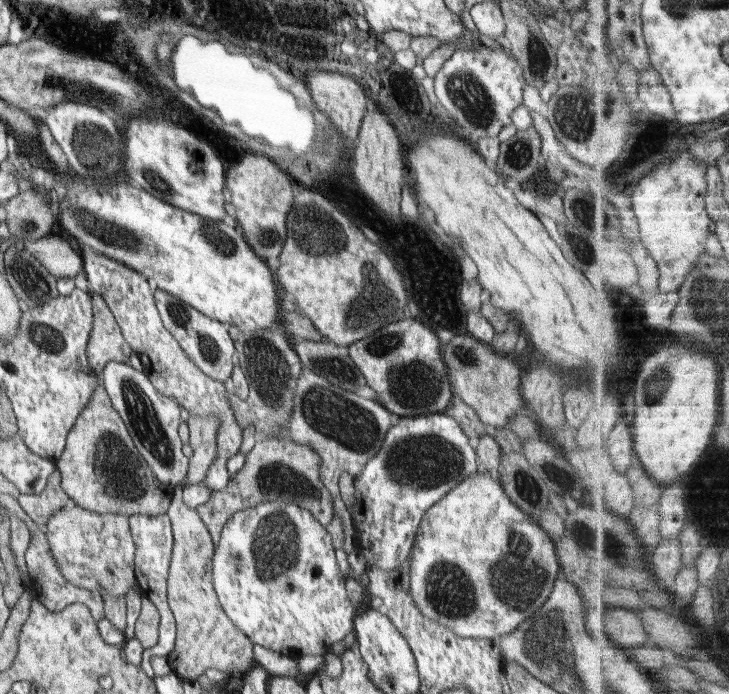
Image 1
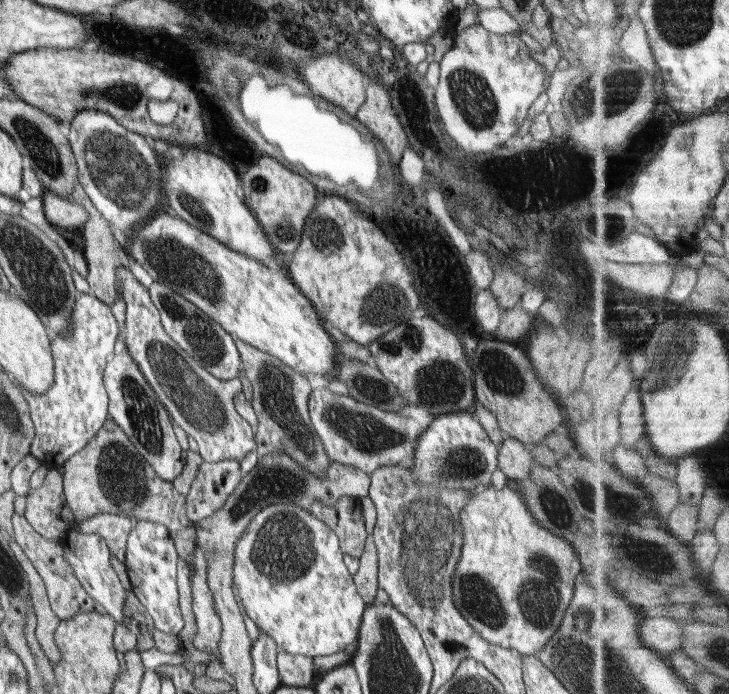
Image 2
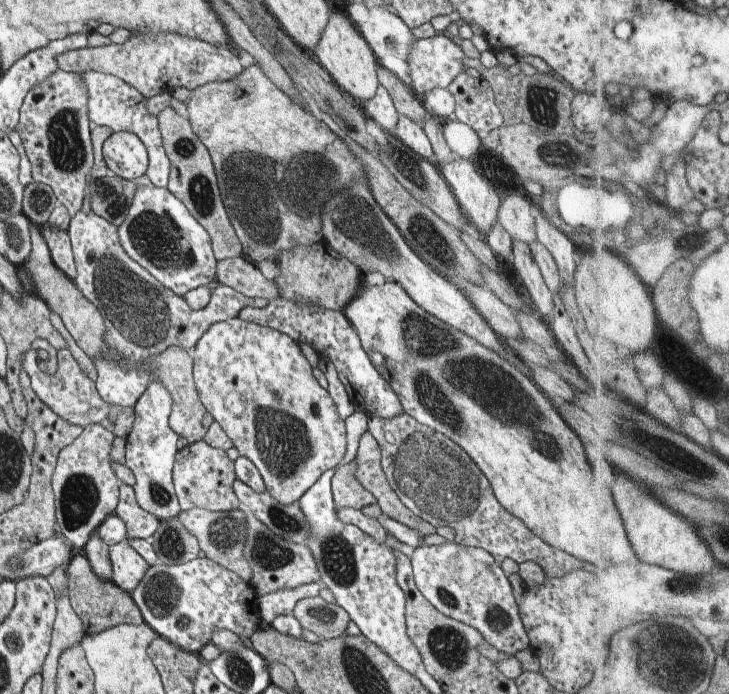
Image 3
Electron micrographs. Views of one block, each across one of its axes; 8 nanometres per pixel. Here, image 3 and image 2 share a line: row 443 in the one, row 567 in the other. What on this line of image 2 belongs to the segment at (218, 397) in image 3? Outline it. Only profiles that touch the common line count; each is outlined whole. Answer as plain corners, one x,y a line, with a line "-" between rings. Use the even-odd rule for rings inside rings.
270,504
252,518
236,541
232,567
234,590
240,596
246,616
272,636
280,650
306,657
328,656
356,642
367,608
343,556
339,536
325,522
296,504

